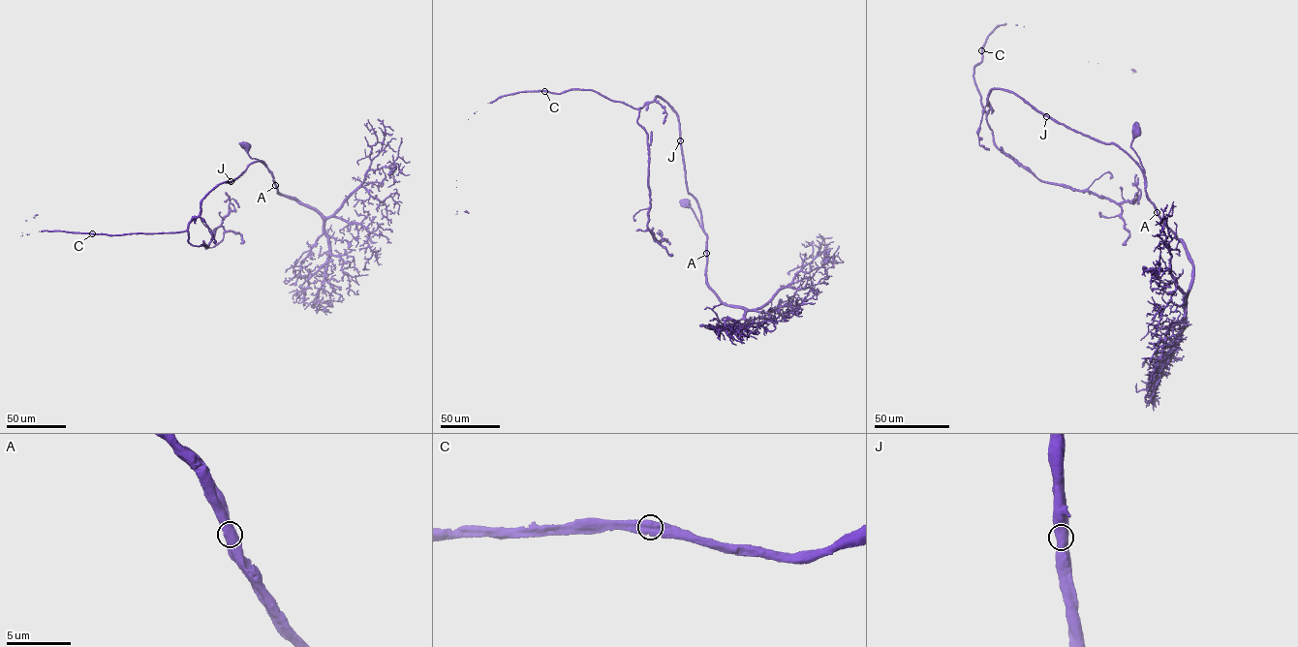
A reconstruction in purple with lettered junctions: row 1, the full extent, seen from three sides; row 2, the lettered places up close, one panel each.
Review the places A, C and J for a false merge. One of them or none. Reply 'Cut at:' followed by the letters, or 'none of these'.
Cut at: none of these

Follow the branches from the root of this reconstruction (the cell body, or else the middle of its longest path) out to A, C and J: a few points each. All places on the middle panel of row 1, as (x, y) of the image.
A: (686, 204), (705, 233), (706, 253)
C: (686, 204), (702, 228), (688, 192), (679, 123), (667, 102), (656, 97), (639, 108), (590, 90), (544, 90)
J: (686, 204), (702, 228), (695, 200), (688, 192), (680, 140)

